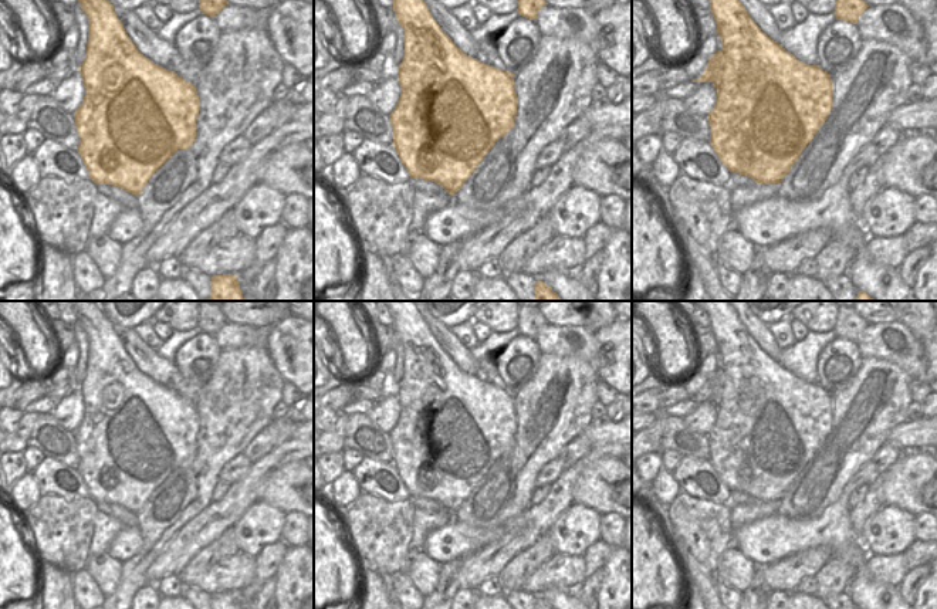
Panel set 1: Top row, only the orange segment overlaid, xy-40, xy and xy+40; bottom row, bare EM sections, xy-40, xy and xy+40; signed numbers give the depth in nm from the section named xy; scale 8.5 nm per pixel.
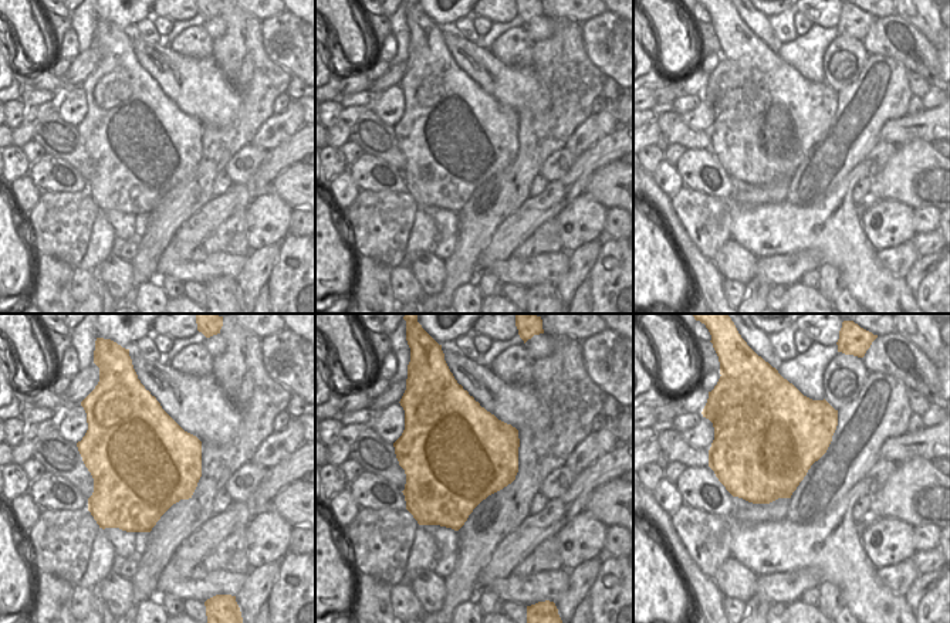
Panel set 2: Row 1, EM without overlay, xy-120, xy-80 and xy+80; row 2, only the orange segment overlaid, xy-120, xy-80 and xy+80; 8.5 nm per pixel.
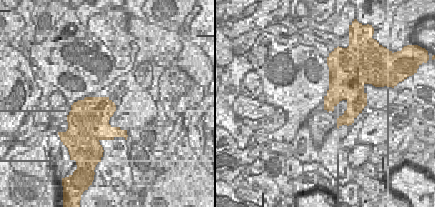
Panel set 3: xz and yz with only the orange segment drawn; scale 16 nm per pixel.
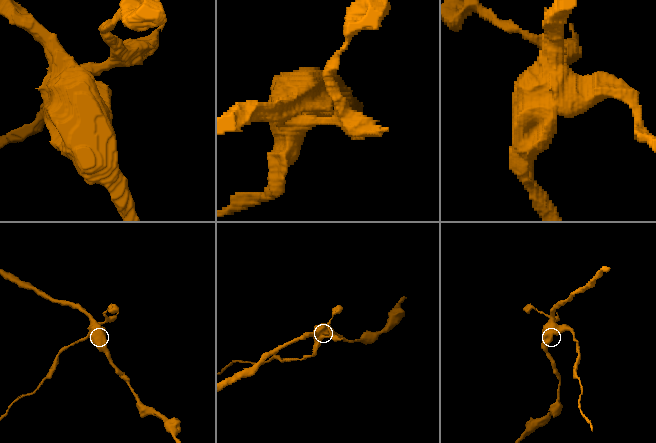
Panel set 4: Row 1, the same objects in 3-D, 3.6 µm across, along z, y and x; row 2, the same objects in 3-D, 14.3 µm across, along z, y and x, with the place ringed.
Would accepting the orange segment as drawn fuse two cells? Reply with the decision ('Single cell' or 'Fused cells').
Fused cells

